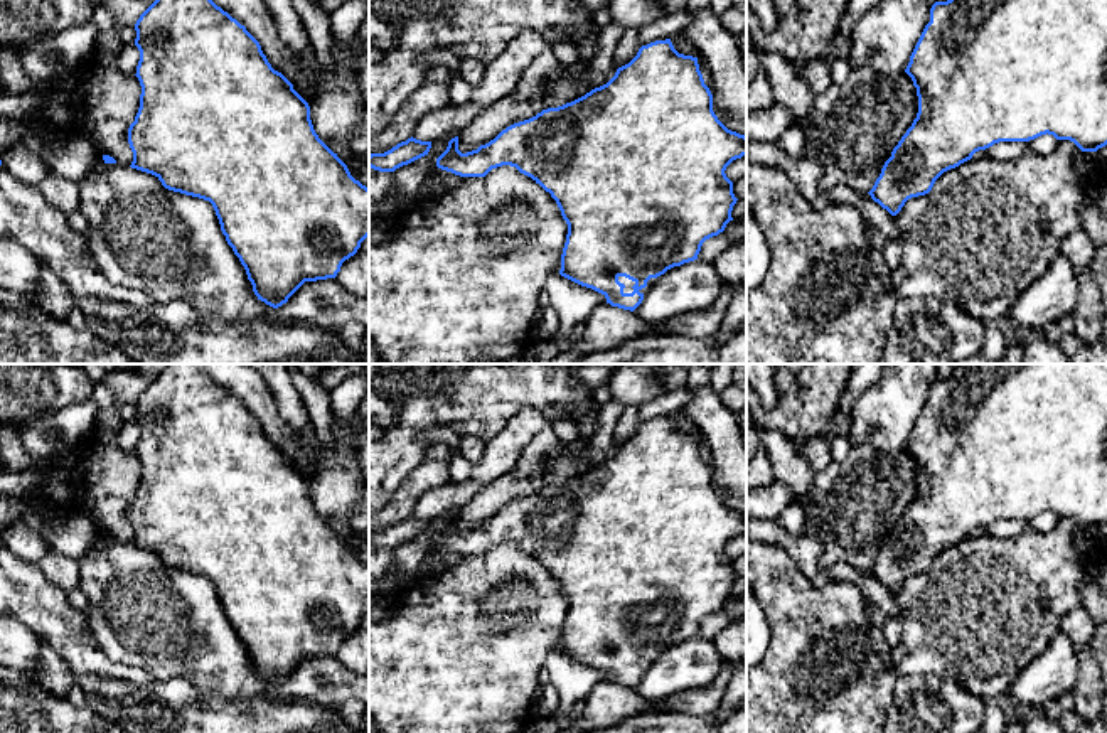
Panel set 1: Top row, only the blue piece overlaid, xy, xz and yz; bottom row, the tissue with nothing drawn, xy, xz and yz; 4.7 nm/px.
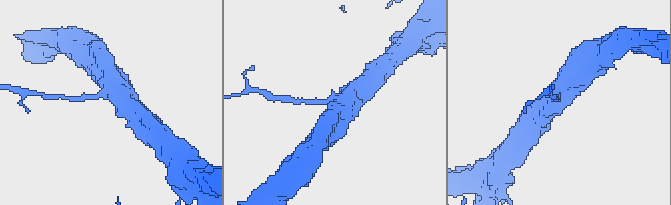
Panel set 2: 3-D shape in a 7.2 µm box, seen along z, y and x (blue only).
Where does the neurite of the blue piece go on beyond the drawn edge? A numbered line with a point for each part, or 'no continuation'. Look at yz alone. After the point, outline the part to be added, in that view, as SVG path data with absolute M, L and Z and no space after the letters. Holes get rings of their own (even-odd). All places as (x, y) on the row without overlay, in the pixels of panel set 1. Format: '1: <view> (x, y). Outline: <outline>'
no continuation

